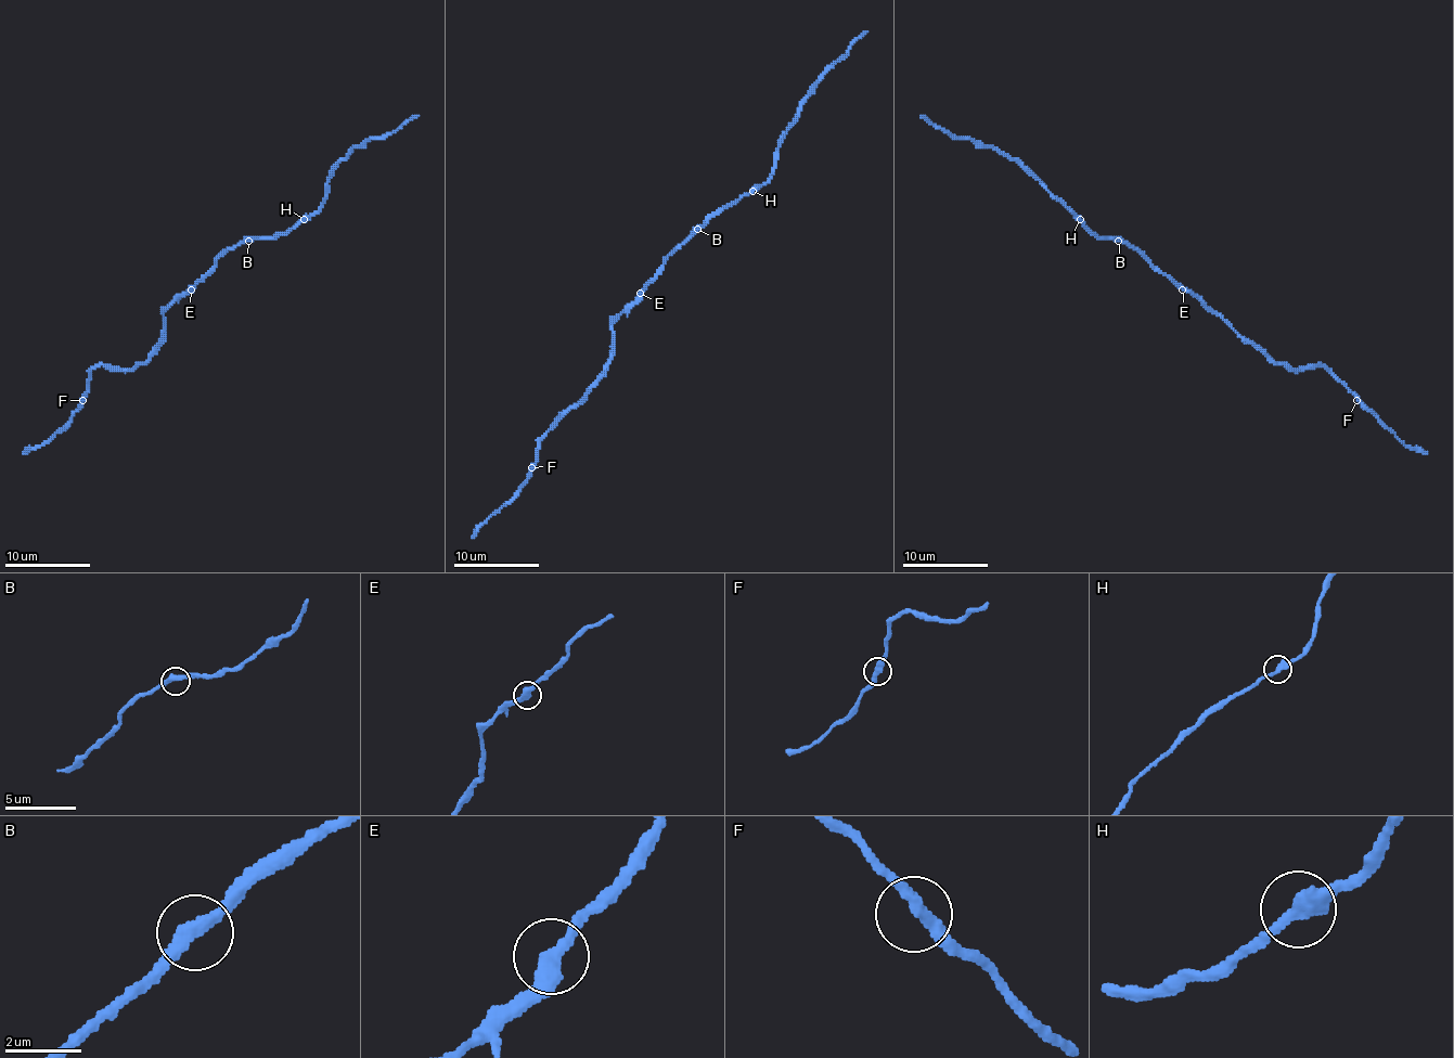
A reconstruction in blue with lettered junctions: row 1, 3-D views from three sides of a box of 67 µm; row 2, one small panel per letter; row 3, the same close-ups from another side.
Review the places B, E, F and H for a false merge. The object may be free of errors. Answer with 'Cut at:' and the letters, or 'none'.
Cut at: none

